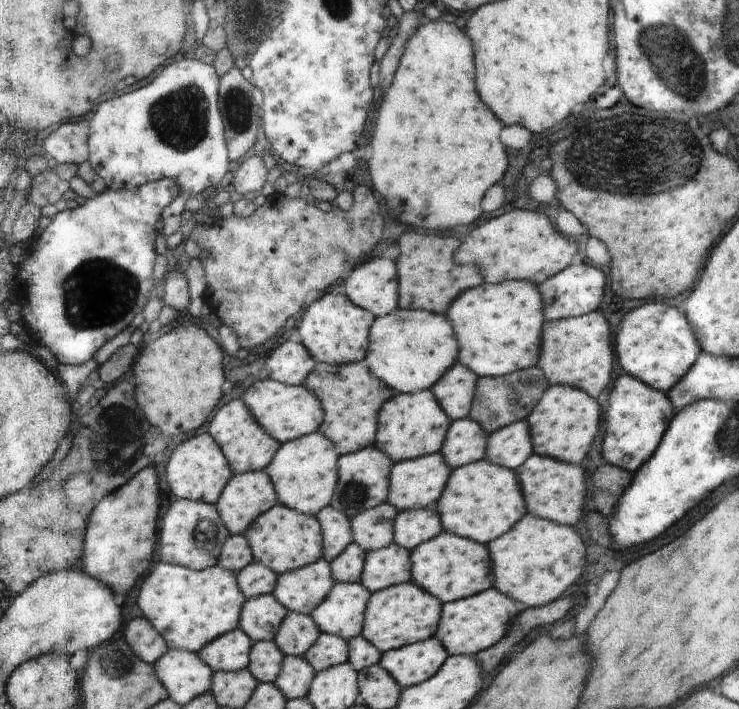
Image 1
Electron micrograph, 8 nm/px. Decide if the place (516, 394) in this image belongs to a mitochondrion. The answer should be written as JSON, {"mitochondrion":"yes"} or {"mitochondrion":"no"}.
{"mitochondrion":"yes"}

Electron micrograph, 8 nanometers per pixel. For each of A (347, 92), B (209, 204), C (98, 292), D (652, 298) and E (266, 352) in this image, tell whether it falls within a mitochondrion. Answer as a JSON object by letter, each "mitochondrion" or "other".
{"A":"other","B":"other","C":"mitochondrion","D":"other","E":"other"}

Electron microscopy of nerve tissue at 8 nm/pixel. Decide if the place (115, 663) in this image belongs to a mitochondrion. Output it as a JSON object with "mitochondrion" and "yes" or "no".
{"mitochondrion":"yes"}

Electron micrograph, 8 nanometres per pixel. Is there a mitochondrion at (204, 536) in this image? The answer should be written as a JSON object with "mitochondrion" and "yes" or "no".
{"mitochondrion":"yes"}

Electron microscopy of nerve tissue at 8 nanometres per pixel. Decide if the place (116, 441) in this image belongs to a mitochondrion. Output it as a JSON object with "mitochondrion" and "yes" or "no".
{"mitochondrion":"yes"}

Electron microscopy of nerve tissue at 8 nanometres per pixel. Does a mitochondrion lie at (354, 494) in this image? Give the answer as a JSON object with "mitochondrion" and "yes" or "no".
{"mitochondrion":"yes"}

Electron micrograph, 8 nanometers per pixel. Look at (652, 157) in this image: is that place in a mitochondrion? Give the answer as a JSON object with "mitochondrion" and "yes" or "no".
{"mitochondrion":"yes"}

